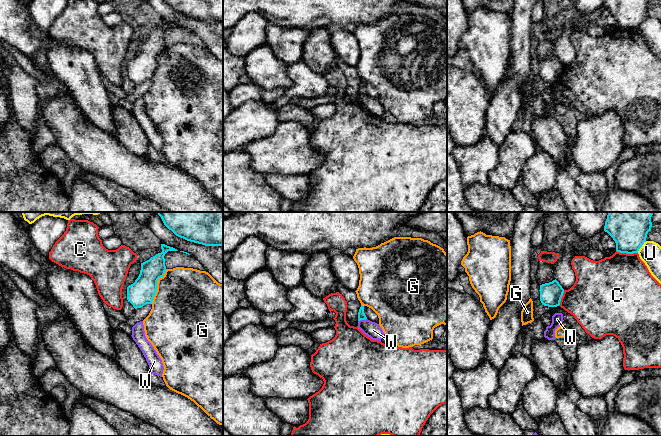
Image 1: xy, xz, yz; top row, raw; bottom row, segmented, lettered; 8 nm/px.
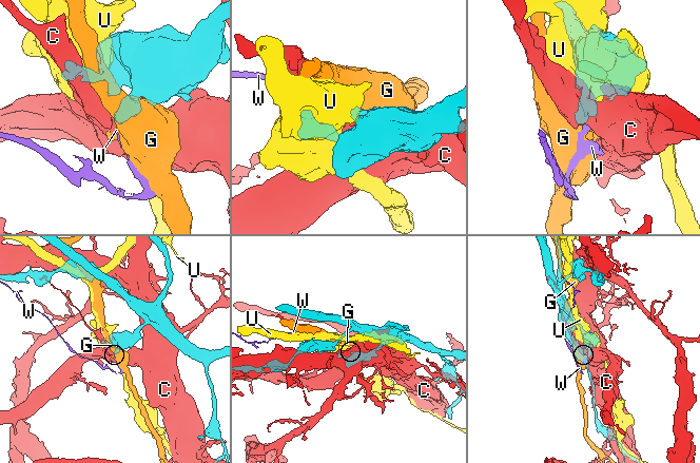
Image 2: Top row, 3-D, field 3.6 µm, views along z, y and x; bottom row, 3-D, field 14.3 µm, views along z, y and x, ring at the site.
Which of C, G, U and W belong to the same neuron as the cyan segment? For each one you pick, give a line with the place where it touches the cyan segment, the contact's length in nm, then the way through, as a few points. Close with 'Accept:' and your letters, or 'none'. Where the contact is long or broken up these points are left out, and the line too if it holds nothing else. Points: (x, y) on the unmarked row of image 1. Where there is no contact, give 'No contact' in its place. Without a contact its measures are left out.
Accept: none

